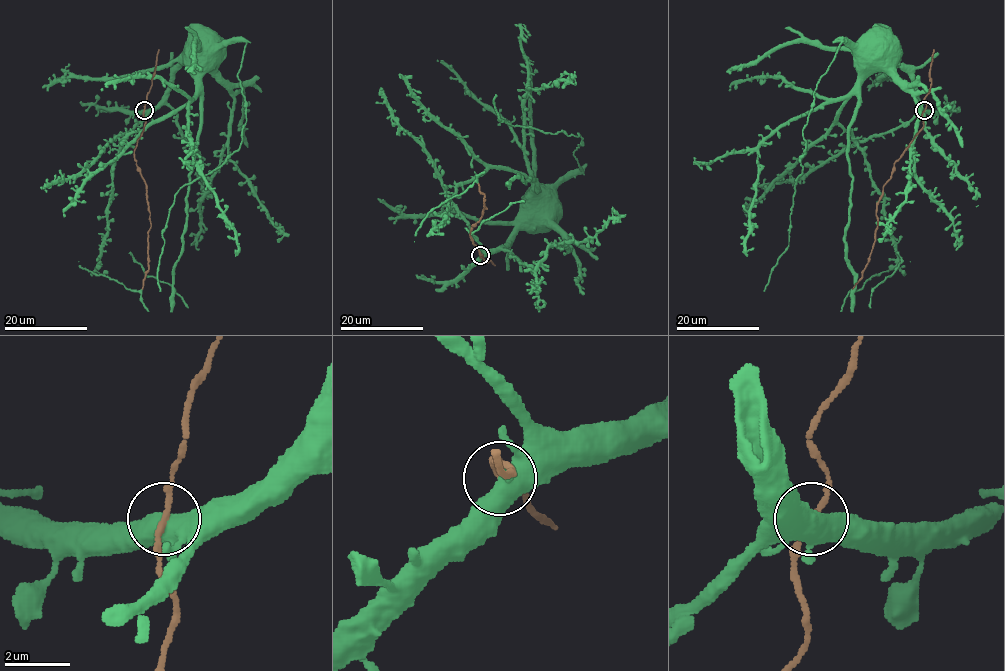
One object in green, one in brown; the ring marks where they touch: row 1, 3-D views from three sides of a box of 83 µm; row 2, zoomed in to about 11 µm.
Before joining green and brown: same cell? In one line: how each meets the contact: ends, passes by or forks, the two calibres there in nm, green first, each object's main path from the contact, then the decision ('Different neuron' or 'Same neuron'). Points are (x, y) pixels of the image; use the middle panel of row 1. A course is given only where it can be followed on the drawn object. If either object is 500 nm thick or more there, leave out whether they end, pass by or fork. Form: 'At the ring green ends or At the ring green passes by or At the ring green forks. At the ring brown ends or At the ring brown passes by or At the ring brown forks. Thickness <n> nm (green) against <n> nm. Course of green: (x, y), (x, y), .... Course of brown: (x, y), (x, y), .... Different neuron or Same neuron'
At the ring green forks. At the ring brown passes by. Thickness 440 nm (green) against 160 nm. Course of green: (479, 255), (504, 245), (562, 182), (583, 172), (573, 152), (581, 145), (578, 133), (498, 120), (495, 95). Course of brown: (479, 255), (470, 236), (472, 225), (487, 208), (477, 183). Same neuron

